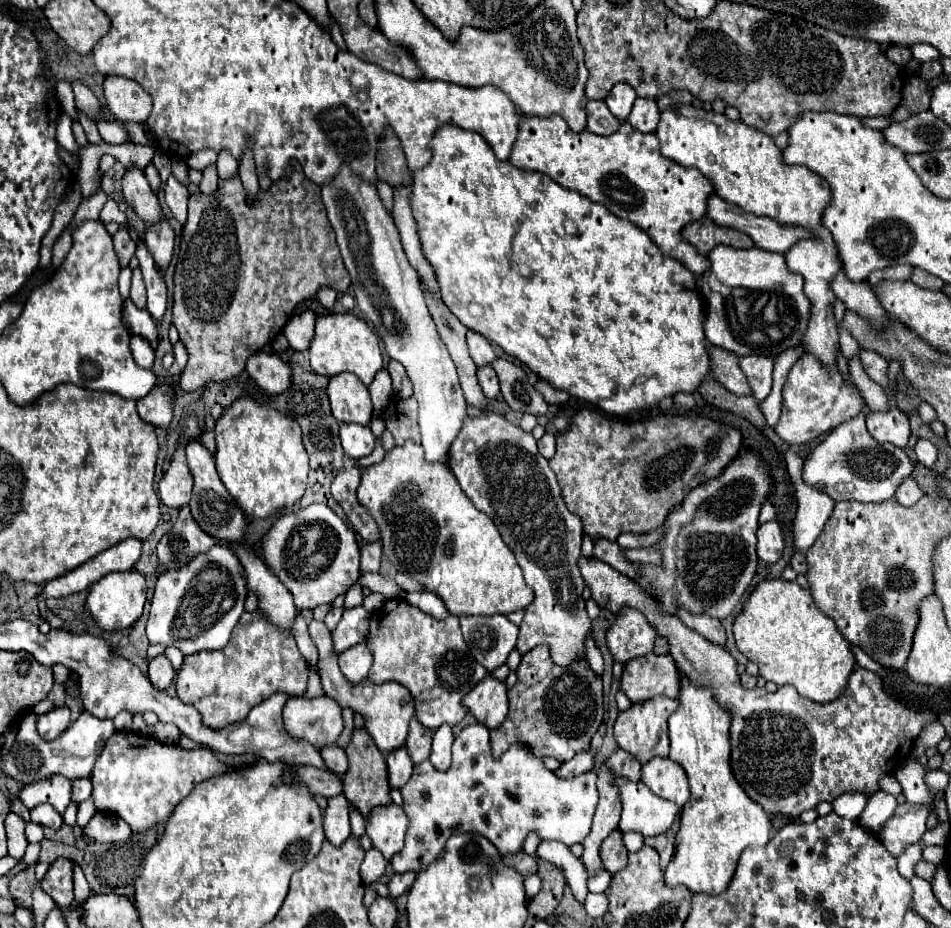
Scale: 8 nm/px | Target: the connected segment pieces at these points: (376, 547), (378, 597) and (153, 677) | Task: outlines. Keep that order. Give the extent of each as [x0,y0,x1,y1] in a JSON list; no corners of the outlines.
[[360,542,382,572],[362,592,386,612],[148,654,174,690]]

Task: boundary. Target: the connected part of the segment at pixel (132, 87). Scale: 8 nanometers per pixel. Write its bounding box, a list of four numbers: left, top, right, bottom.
[104,76,152,122]

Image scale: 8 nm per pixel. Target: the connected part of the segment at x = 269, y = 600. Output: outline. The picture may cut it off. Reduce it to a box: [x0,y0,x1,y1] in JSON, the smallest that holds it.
[232,546,296,630]

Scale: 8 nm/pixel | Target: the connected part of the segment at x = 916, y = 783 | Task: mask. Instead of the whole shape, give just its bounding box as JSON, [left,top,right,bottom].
[896,758,932,804]

